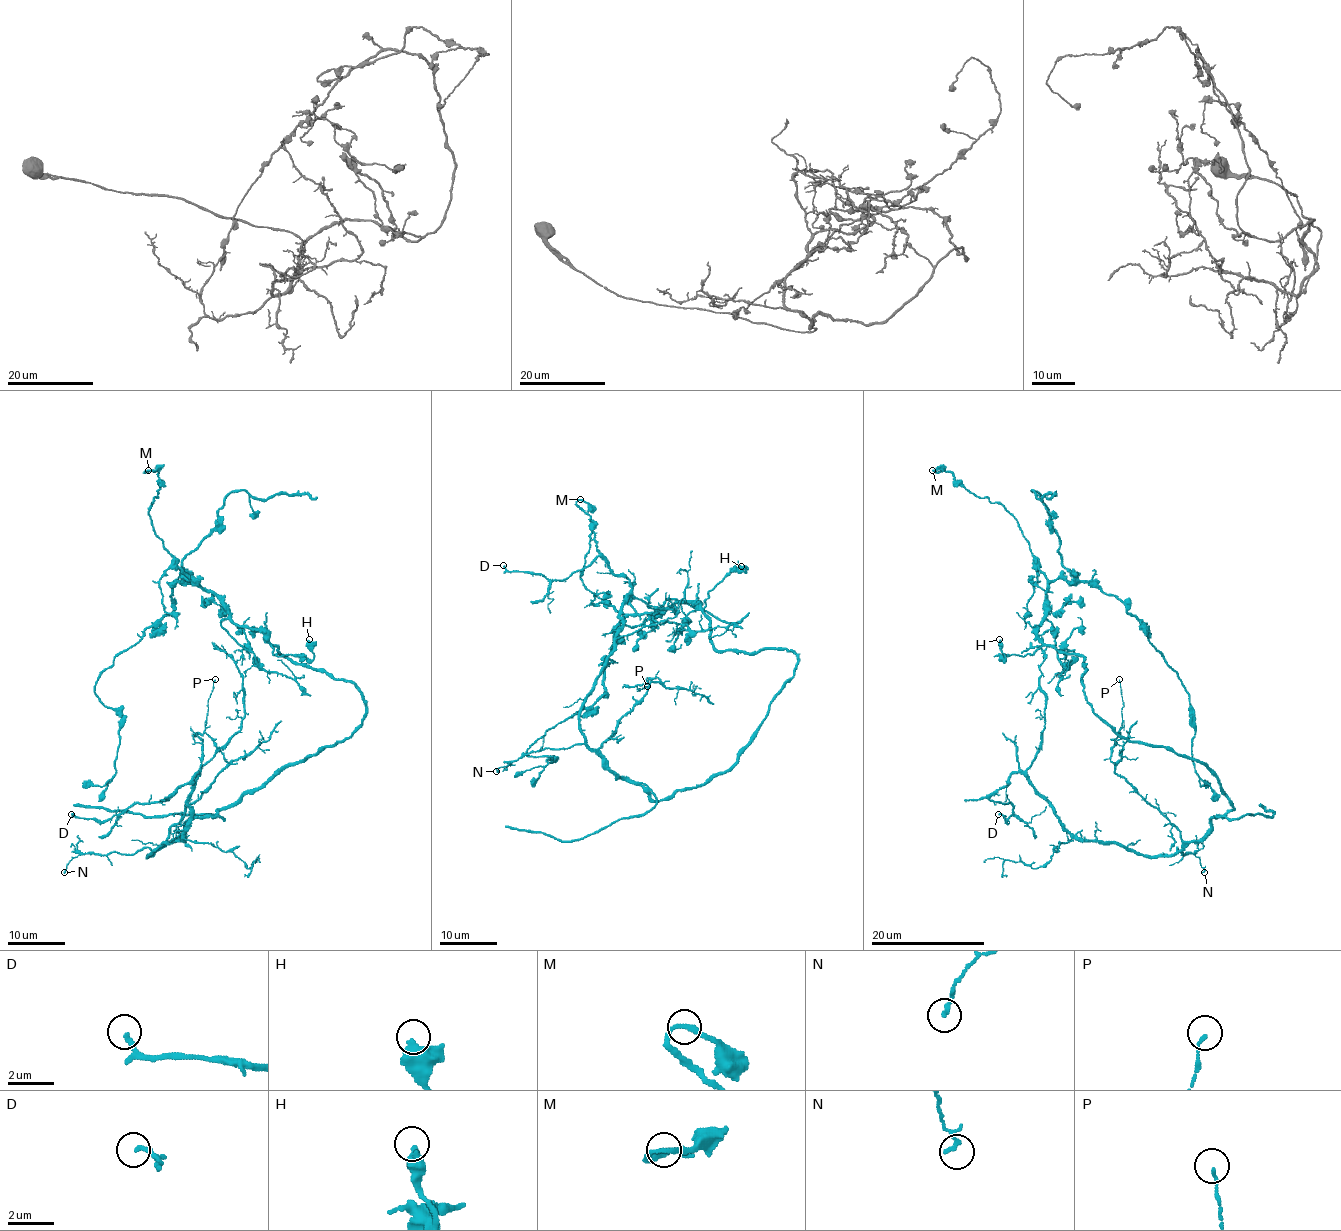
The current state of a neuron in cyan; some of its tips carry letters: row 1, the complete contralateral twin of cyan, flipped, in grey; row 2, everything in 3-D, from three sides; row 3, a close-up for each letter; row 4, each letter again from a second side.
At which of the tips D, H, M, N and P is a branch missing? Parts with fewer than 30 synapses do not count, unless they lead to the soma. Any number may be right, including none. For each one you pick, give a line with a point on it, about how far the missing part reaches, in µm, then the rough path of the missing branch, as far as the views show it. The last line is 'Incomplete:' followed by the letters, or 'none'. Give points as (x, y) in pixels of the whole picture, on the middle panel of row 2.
Incomplete: none

